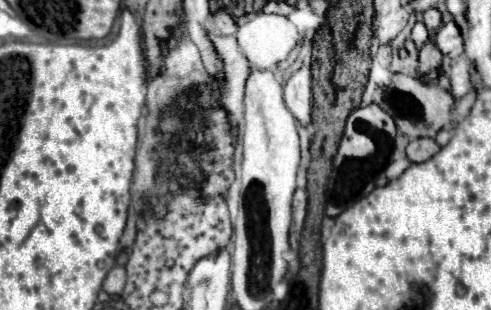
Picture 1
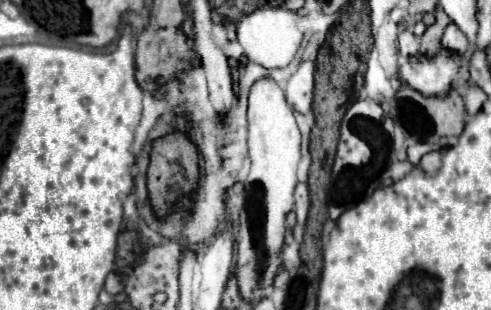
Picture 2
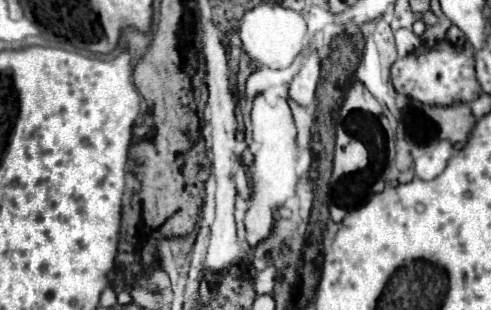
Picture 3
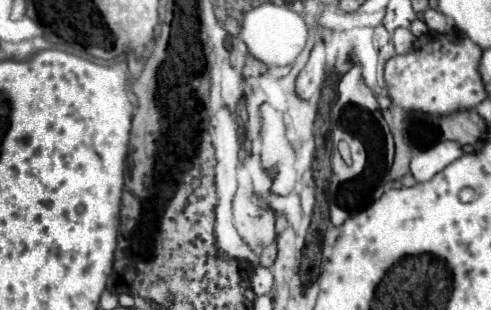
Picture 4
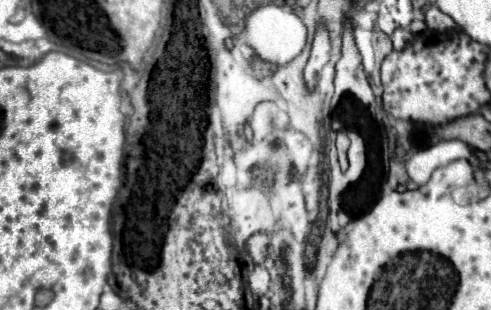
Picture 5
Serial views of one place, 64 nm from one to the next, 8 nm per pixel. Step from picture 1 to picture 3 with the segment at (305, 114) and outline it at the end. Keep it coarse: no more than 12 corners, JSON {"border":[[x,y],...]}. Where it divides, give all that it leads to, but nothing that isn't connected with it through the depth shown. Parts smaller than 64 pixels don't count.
{"border":[[310,54],[290,82],[288,94],[300,106],[314,104],[320,60]]}

